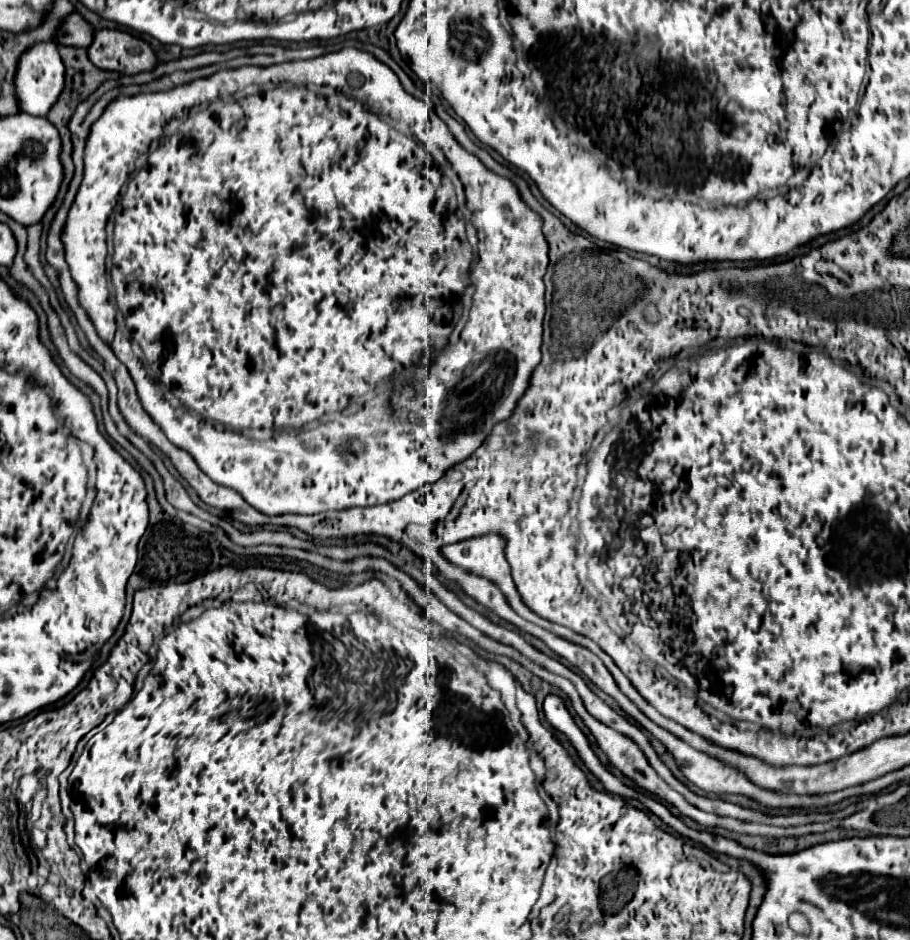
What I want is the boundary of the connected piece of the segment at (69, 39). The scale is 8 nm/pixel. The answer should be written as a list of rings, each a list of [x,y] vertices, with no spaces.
[[[75,12],[67,18],[67,22],[63,22],[59,30],[59,44],[89,48],[93,36],[95,36],[95,28],[81,14]]]

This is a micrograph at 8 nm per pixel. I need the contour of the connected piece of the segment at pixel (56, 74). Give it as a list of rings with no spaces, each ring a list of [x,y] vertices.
[[[45,42],[29,48],[19,60],[15,82],[17,82],[15,86],[17,86],[17,98],[19,98],[21,110],[33,116],[47,116],[47,112],[59,100],[65,86],[65,66],[57,52],[57,46],[53,42]]]

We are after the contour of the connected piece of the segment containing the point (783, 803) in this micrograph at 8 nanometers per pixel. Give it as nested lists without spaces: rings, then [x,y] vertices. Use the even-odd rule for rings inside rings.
[[[657,730],[655,732],[655,738],[659,738],[667,750],[675,756],[679,768],[683,770],[683,774],[695,784],[699,786],[701,790],[705,792],[711,792],[711,794],[723,794],[723,792],[729,792],[729,794],[751,794],[751,798],[755,798],[757,802],[763,802],[765,806],[771,806],[771,808],[803,808],[803,802],[805,802],[805,796],[781,796],[779,792],[771,792],[771,790],[761,790],[757,784],[753,784],[751,780],[745,778],[745,774],[739,770],[739,768],[733,768],[717,758],[711,758],[695,748],[691,748],[687,742],[679,740],[675,734],[667,732],[667,730]]]

